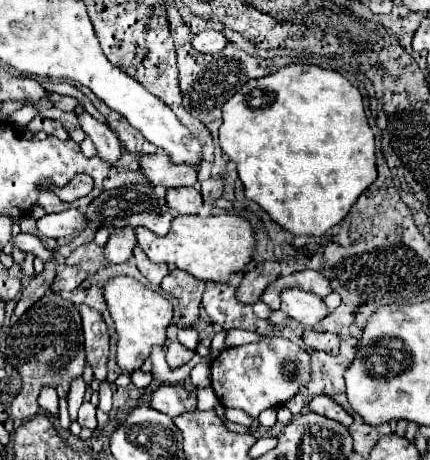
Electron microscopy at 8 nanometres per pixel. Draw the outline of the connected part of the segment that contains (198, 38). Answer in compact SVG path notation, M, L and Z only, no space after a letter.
M202 31L198 35L194 35L192 39L192 45L196 51L204 53L204 55L212 55L212 53L218 53L224 49L226 45L226 39L222 33L218 31Z

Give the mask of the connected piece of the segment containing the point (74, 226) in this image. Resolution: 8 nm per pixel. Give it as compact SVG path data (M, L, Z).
M68 209L58 215L44 215L42 219L36 221L36 225L38 225L40 237L54 237L54 239L80 233L88 227L84 215L76 209Z

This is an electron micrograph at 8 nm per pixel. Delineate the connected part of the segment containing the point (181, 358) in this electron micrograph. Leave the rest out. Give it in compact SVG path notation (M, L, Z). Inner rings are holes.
M174 341L174 343L170 343L170 345L168 345L166 361L168 361L168 365L170 365L170 367L182 367L182 365L186 365L192 357L194 357L194 351L186 349L186 347L184 347L184 345L180 345L178 341Z

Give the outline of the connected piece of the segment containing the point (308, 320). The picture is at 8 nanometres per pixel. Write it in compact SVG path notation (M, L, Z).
M284 289L280 293L280 299L282 299L282 311L308 327L316 325L320 319L328 315L322 299L316 297L314 293L300 289Z

